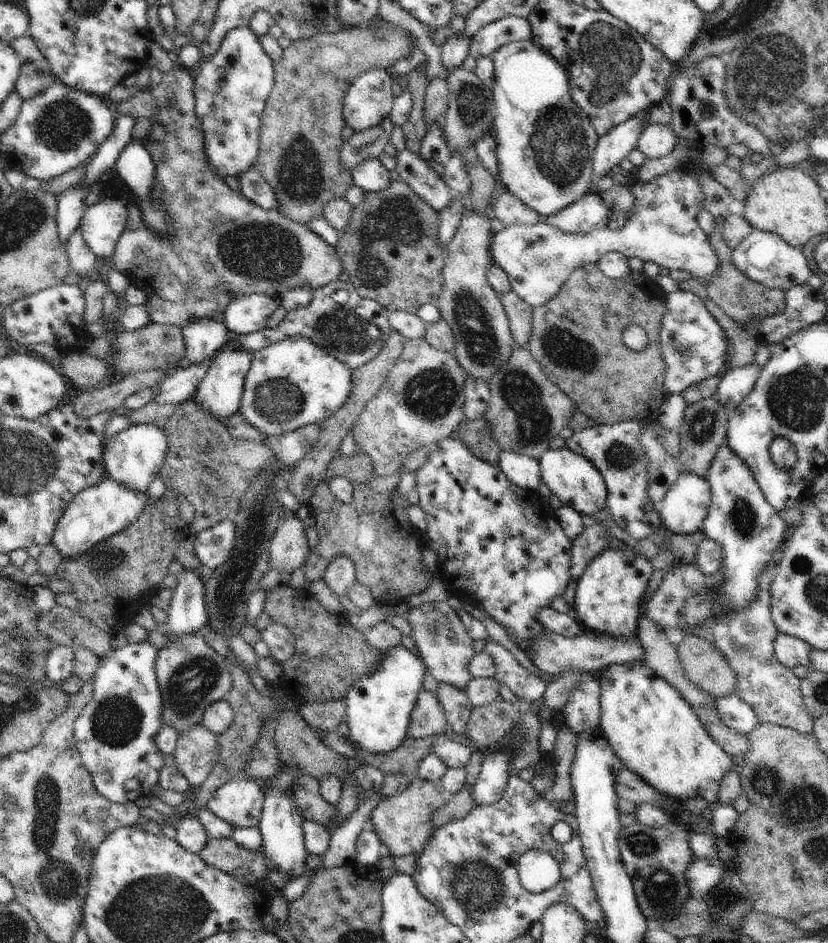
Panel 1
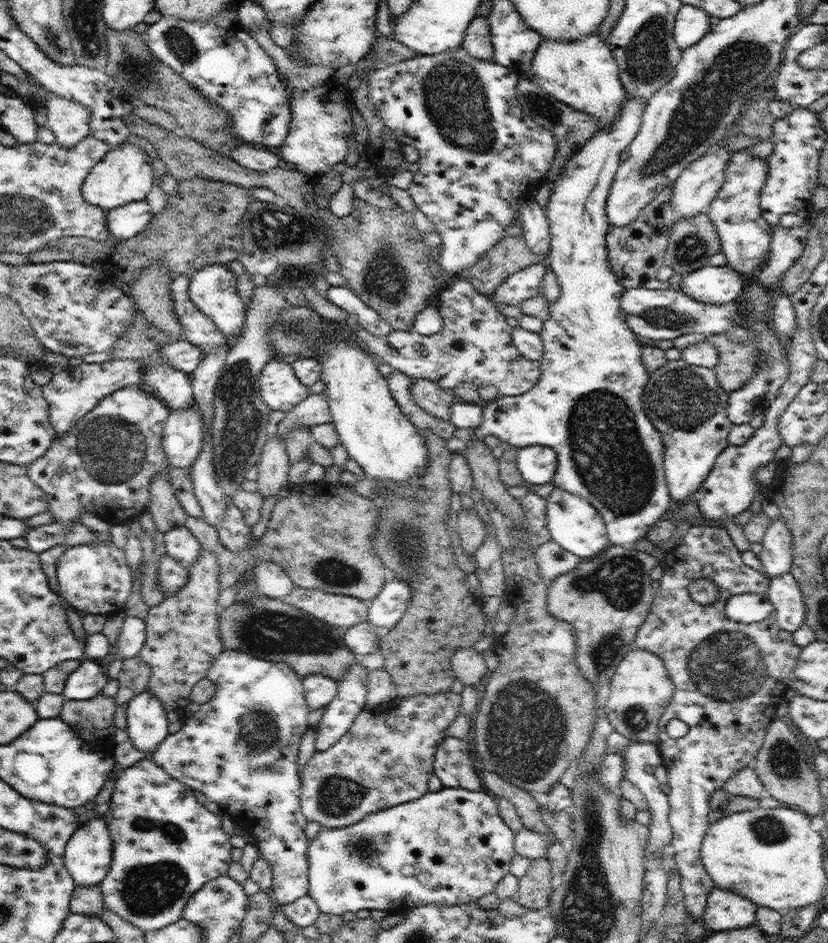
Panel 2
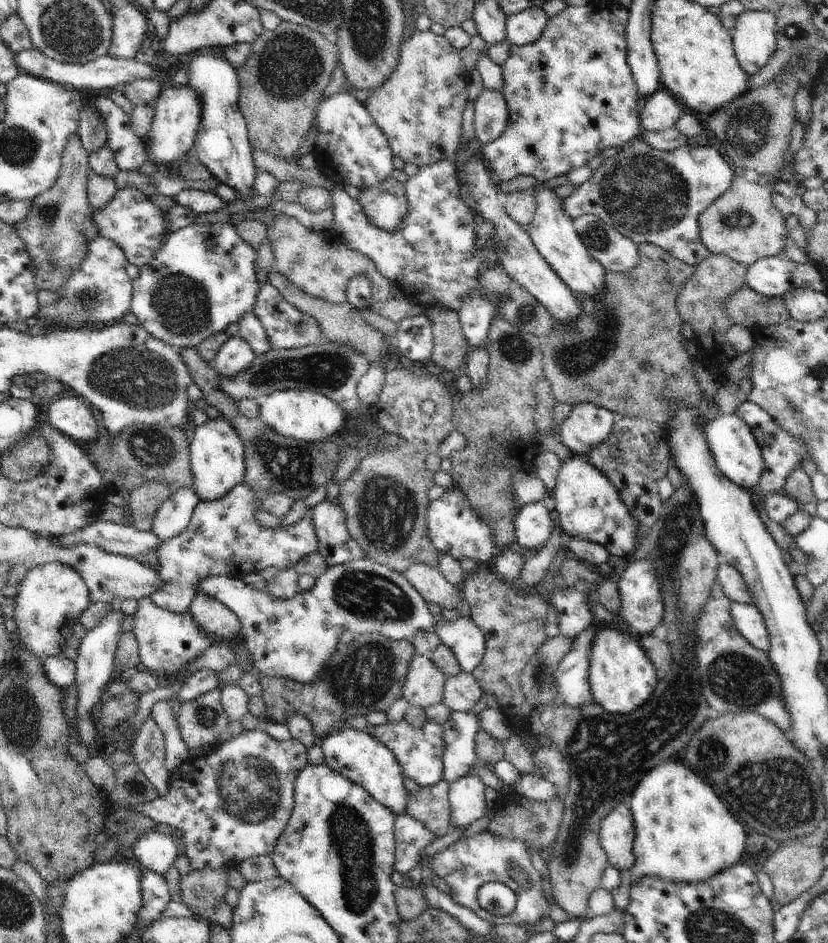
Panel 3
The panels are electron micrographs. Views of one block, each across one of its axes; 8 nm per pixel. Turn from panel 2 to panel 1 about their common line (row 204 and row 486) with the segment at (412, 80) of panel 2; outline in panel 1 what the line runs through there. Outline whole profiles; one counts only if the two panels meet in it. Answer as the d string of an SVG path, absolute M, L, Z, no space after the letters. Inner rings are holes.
M454 434L450 437L446 437L437 444L431 445L431 450L428 461L416 470L415 489L419 494L419 506L426 513L428 523L426 537L437 554L437 568L439 571L436 573L436 578L442 581L445 587L449 588L451 596L456 596L462 602L468 602L472 604L472 606L477 606L480 609L483 608L486 614L491 616L498 624L501 624L508 632L510 639L516 642L529 656L529 651L525 650L527 642L535 641L536 637L539 637L544 631L548 631L537 621L538 610L545 606L550 606L558 596L562 596L568 586L568 582L571 580L571 540L566 536L566 533L559 525L555 513L556 510L550 505L550 502L546 500L546 498L542 498L538 491L523 489L520 488L520 486L516 486L513 482L510 482L510 479L504 474L504 471L488 464L486 461L476 458L476 455L473 455L462 441L456 439Z

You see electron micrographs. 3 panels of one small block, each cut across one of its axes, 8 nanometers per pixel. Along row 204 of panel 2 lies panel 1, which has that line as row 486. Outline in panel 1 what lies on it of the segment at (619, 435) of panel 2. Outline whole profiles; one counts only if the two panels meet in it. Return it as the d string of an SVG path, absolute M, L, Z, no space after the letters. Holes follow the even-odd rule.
M567 447L548 449L539 459L542 480L560 499L564 507L573 508L580 514L602 515L607 504L607 488L600 471L587 458Z

